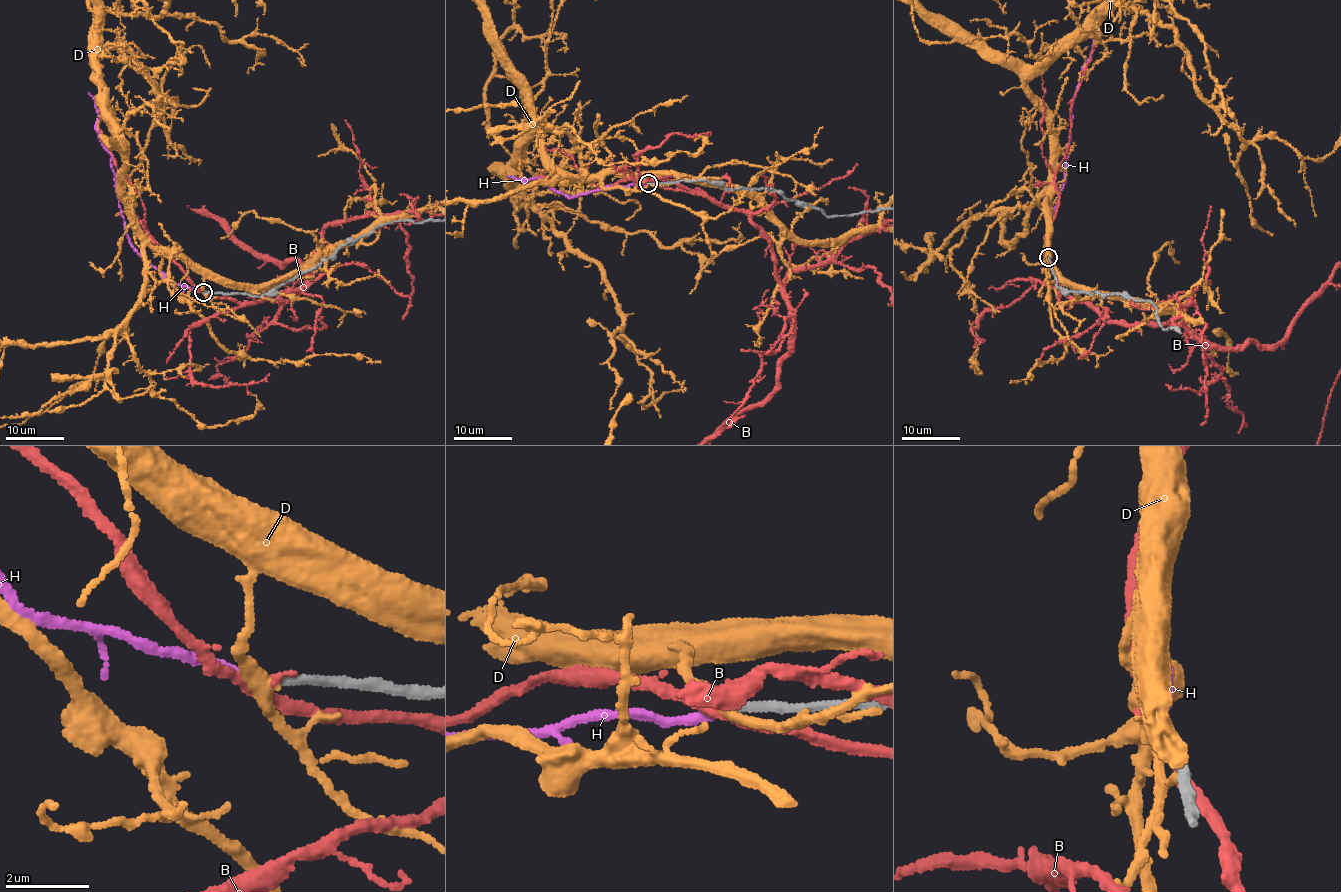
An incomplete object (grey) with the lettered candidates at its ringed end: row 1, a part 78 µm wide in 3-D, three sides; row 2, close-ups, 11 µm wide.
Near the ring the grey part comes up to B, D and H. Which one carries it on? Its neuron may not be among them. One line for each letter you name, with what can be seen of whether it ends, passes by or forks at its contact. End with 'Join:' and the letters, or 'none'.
H: It ends there
Join: H

